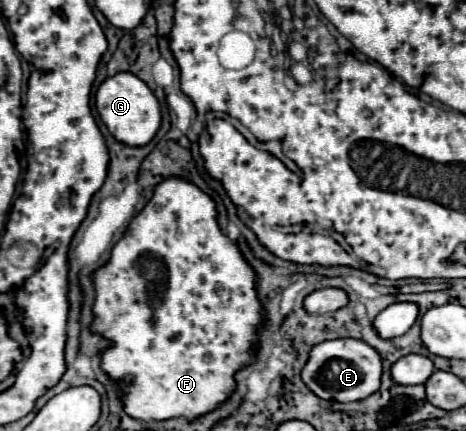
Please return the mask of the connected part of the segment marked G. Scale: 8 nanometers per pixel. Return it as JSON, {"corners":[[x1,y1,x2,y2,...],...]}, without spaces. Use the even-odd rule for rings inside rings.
{"corners":[[118,72,112,78,106,78,96,92,96,110,102,122,108,126,110,134,126,146,146,146,160,128,160,104,152,90,134,74]]}

